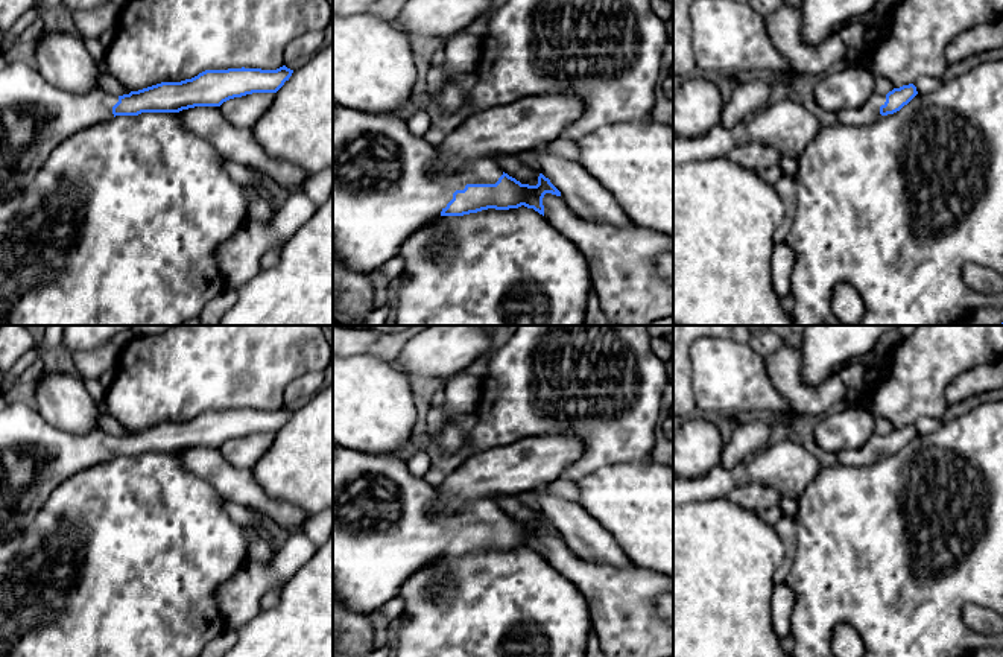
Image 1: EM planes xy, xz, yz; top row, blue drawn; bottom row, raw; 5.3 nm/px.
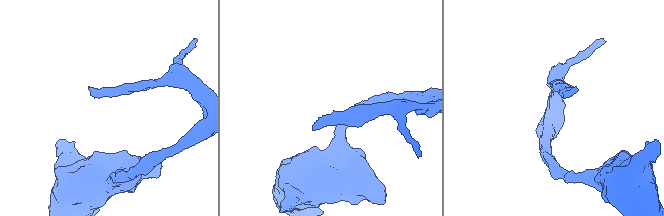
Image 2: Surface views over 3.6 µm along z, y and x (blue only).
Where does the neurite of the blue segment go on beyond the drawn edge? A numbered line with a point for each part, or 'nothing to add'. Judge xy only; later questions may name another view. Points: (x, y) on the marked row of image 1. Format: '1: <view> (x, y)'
1: xy (35, 117)

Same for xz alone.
1: xz (383, 190)

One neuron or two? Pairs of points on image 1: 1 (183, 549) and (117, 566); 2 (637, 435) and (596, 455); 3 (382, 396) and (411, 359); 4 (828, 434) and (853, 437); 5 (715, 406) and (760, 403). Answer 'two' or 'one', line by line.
1: one
2: one
3: two
4: one
5: one

